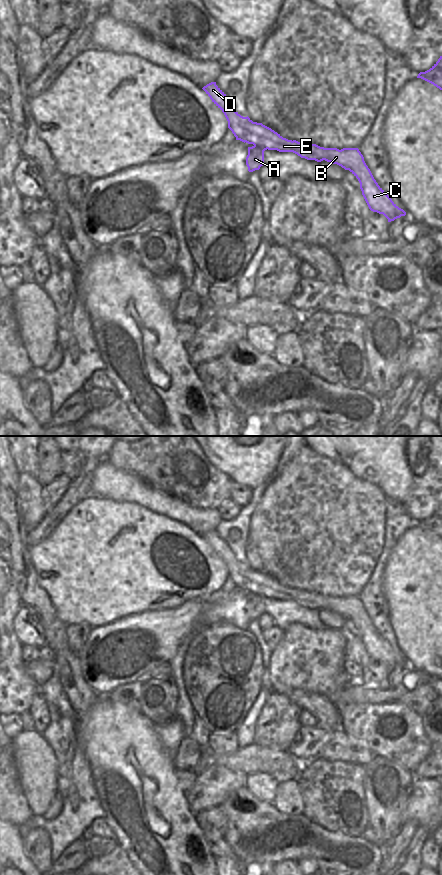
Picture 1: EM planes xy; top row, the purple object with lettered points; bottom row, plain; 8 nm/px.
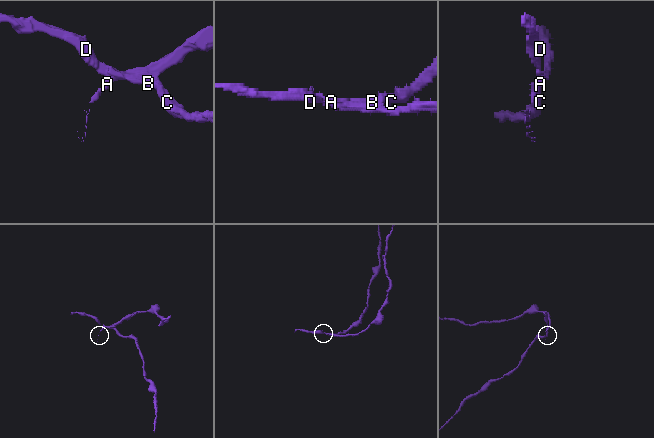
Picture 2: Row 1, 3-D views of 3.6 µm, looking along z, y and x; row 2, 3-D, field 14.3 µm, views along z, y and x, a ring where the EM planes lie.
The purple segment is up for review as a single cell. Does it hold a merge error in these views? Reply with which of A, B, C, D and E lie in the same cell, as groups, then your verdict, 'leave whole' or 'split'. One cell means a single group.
groups A / B C D E; split

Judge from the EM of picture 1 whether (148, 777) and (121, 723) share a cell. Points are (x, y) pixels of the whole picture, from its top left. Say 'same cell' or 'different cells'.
same cell

